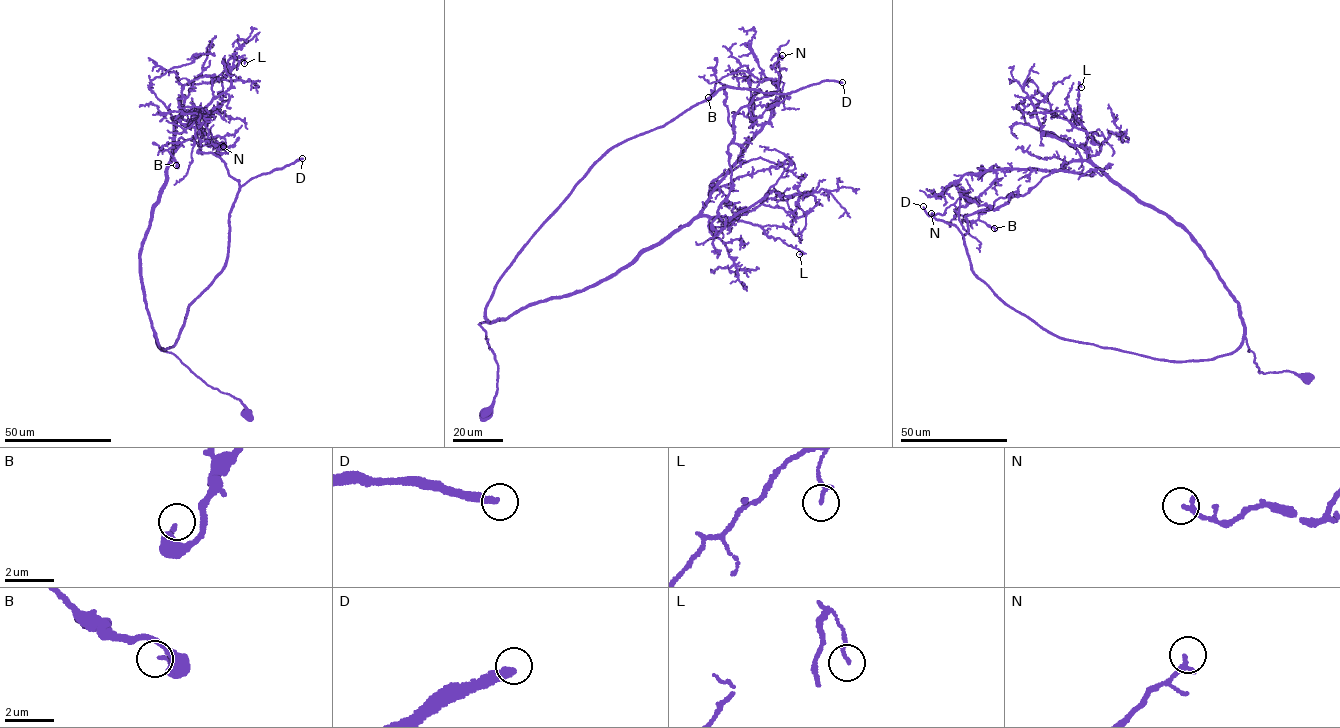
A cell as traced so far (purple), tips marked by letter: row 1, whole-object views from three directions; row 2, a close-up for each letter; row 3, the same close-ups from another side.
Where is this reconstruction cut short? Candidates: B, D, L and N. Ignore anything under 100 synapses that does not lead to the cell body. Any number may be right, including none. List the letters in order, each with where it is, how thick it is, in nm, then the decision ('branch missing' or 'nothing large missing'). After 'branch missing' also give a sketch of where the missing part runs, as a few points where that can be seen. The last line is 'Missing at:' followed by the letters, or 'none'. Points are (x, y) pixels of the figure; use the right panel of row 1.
B: at (994, 228); 200 nm thick; nothing large missing
D: at (923, 206); 320 nm thick; branch missing
L: at (1081, 87); 150 nm thick; nothing large missing
N: at (931, 213); 200 nm thick; nothing large missing
Missing at: D

